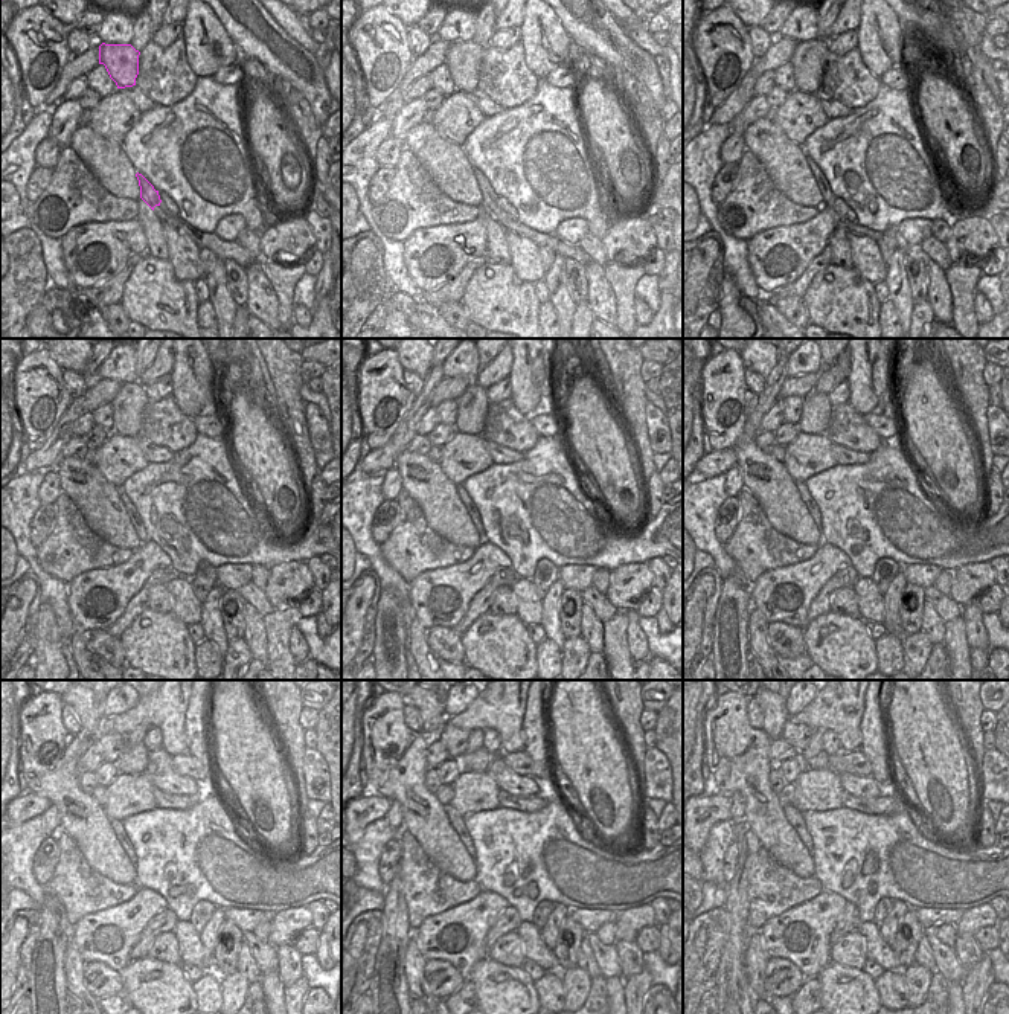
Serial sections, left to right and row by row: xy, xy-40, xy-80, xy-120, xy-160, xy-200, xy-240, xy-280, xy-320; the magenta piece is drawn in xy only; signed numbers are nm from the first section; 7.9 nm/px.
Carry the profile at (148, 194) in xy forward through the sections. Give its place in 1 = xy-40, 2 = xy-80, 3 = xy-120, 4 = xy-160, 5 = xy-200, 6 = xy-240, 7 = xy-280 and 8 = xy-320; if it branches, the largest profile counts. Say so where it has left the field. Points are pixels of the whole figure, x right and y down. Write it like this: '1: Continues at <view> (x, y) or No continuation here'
1: Continues at xy-40 (490, 200)
2: Continues at xy-80 (828, 195)
3: Continues at xy-120 (133, 514)
4: Continues at xy-160 (464, 496)
5: Continues at xy-200 (802, 488)
6: Continues at xy-240 (118, 825)
7: Continues at xy-280 (456, 821)
8: Continues at xy-320 (794, 818).

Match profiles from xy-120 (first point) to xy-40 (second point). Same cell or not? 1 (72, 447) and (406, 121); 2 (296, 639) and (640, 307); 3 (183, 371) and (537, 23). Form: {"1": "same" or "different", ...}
{"1": "same", "2": "same", "3": "same"}

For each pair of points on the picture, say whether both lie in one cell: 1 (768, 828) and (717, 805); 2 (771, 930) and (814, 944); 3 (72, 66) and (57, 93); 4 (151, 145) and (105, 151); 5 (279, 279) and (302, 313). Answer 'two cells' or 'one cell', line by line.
1: two cells
2: one cell
3: one cell
4: two cells
5: two cells

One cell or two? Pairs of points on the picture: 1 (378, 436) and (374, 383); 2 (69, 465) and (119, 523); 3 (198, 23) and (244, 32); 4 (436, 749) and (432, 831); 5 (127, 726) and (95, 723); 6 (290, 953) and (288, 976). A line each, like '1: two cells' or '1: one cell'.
1: one cell
2: one cell
3: two cells
4: two cells
5: two cells
6: one cell

